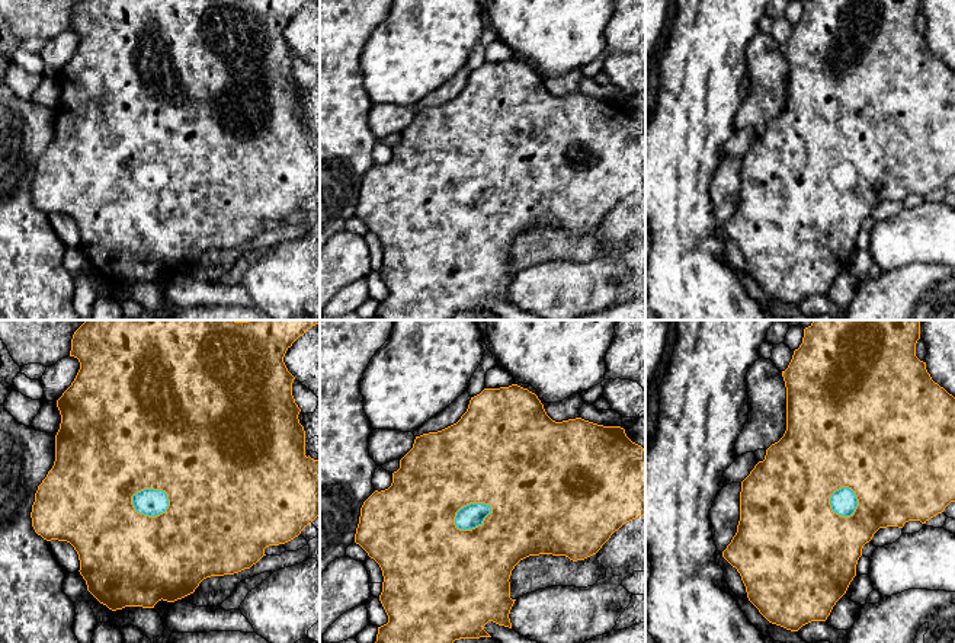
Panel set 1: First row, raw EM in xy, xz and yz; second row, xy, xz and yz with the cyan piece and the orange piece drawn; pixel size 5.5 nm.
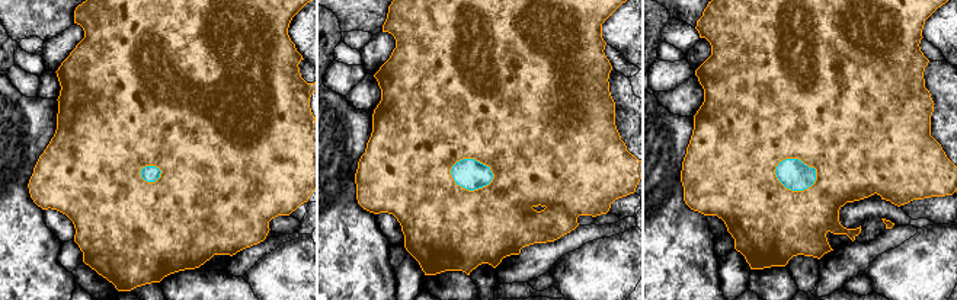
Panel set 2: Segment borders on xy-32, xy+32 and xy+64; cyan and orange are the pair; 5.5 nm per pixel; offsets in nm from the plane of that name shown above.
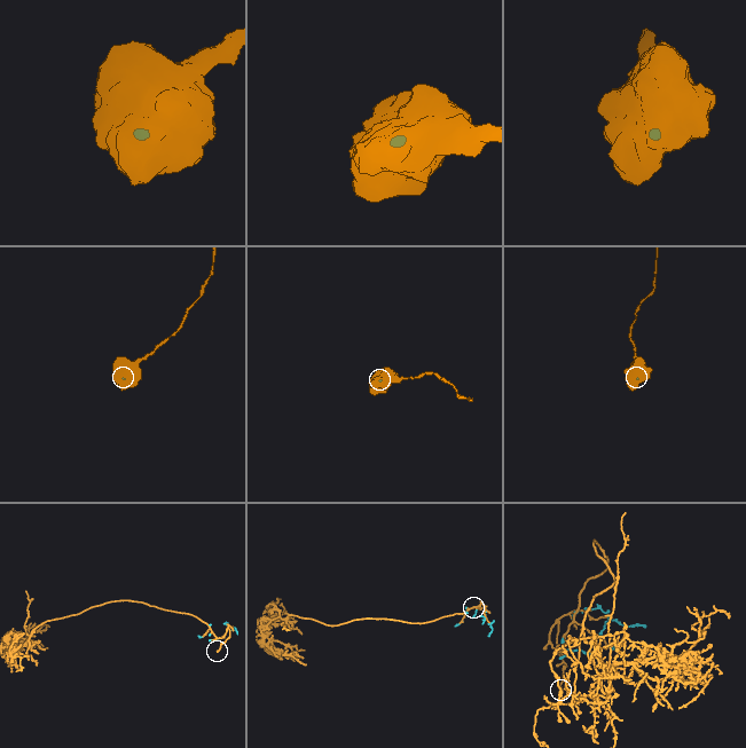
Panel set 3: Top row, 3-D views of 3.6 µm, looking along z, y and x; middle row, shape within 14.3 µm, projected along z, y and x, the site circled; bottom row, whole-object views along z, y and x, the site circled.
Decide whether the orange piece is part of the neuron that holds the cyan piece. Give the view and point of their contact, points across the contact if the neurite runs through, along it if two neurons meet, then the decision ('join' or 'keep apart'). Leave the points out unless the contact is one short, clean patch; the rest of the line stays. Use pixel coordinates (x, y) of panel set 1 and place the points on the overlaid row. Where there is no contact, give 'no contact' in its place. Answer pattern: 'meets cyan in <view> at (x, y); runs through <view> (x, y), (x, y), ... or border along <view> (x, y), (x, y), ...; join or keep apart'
meets cyan in xy at (153, 489); join

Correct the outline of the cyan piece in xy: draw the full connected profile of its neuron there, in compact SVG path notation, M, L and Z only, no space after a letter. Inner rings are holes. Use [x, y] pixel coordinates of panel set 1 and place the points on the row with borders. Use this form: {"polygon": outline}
{"polygon": "M84 320L74 332L71 339L70 356L80 362L80 370L71 386L57 400L61 415L60 429L55 435L55 461L47 477L38 486L35 502L32 505L32 527L44 540L58 540L70 543L78 554L80 575L86 580L87 591L109 610L116 611L125 607L154 608L158 601L174 602L195 592L199 583L211 576L234 575L250 569L265 554L269 546L285 544L301 534L301 531L320 515L320 461L305 455L305 431L299 423L301 409L292 396L292 383L295 377L288 371L283 356L292 343L308 329L318 324L320 320Z"}

